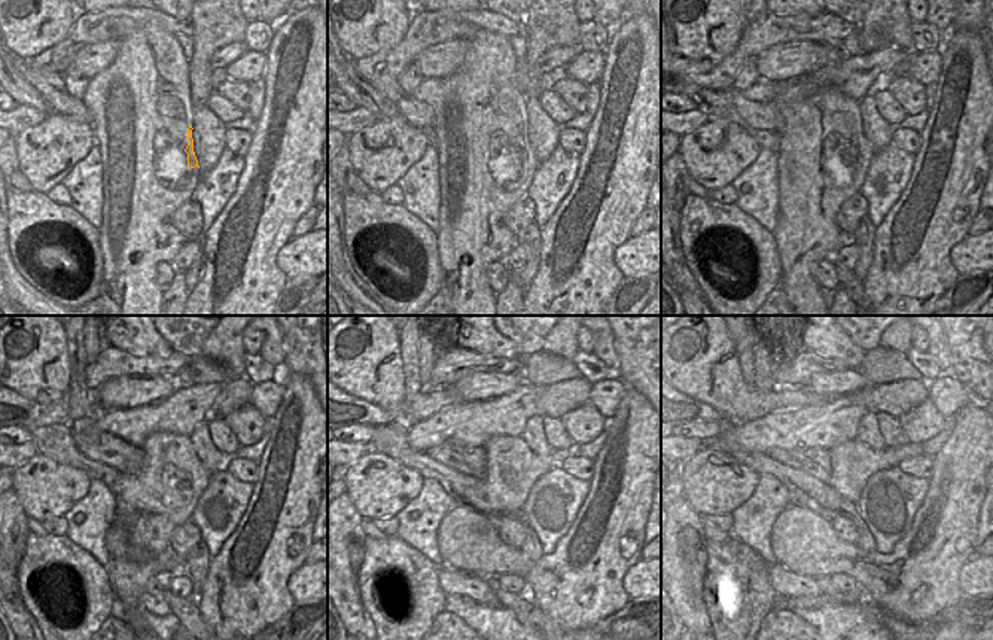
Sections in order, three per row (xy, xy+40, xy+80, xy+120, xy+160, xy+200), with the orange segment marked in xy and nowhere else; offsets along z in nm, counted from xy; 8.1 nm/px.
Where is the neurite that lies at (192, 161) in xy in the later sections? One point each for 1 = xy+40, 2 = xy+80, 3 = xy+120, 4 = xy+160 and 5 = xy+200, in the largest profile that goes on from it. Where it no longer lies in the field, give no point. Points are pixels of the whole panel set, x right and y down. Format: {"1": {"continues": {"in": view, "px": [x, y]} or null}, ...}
{"1": {"continues": {"in": "xy+40", "px": [529, 161]}}, "2": {"continues": {"in": "xy+80", "px": [861, 148]}}, "3": {"continues": {"in": "xy+120", "px": [195, 475]}}, "4": {"continues": {"in": "xy+160", "px": [530, 468]}}, "5": {"continues": {"in": "xy+200", "px": [870, 462]}}}

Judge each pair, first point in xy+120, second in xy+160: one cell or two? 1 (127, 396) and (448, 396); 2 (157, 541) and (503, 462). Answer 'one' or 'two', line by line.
1: two
2: one

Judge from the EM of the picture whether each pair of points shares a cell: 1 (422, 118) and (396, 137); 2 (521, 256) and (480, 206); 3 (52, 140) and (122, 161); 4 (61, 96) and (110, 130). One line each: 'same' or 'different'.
1: different
2: different
3: different
4: different

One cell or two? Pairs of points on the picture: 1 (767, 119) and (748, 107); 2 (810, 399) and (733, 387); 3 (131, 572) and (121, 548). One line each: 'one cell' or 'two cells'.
1: one cell
2: one cell
3: two cells

